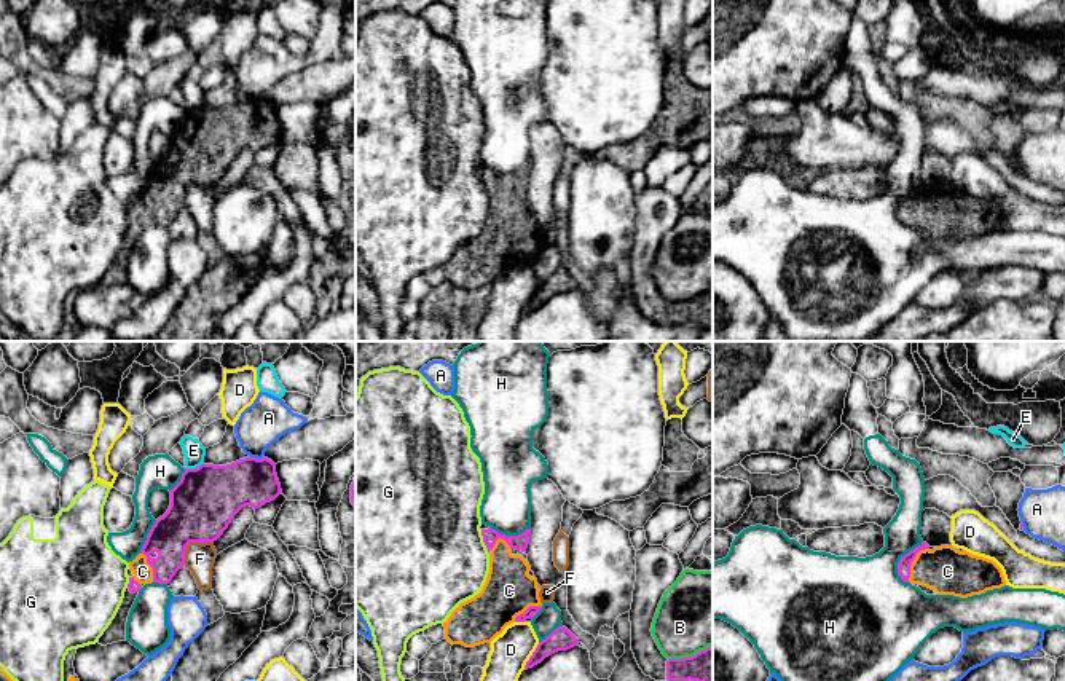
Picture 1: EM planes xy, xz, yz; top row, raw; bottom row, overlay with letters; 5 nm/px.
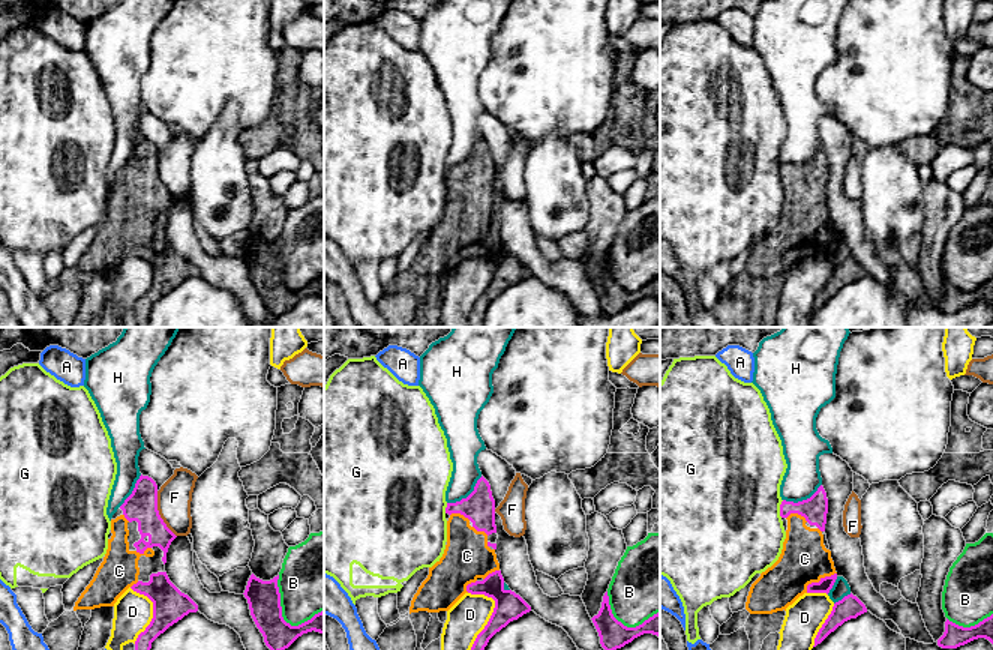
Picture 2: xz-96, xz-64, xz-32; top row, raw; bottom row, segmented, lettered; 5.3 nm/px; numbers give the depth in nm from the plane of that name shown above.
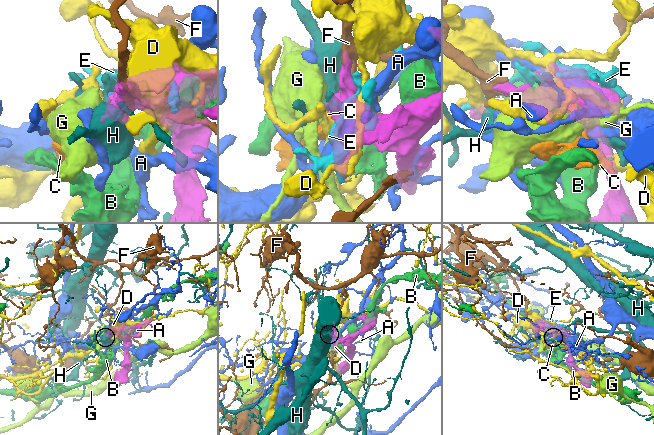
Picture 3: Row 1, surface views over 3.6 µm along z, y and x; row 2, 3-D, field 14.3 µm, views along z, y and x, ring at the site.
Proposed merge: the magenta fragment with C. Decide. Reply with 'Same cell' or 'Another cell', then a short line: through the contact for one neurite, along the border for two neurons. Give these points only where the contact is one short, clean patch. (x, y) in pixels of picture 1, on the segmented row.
Same cell

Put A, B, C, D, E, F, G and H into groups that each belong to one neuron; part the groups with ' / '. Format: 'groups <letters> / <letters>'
groups A / B / C / D / E / F / G / H

